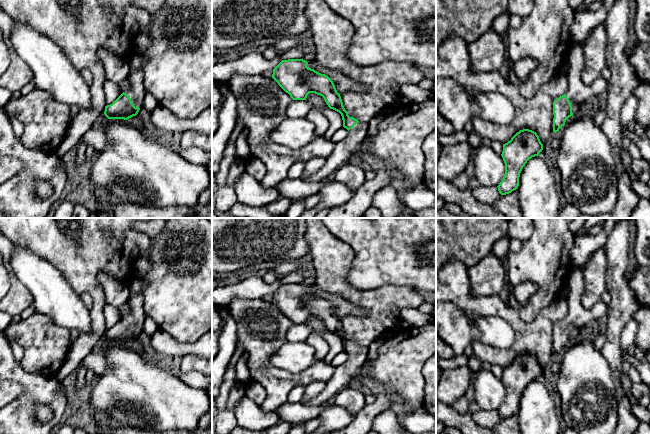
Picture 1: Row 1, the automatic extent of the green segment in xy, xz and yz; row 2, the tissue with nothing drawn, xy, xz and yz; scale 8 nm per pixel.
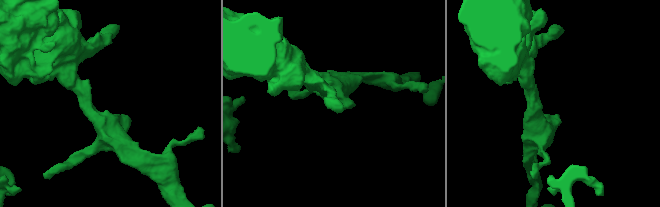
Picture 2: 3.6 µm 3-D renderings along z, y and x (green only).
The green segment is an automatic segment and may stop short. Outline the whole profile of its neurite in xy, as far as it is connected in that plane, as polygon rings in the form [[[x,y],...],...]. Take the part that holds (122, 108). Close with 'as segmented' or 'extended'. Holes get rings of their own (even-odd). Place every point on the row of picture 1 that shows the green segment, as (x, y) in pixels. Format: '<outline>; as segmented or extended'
[[[130,69],[126,79],[130,83],[130,88],[124,91],[112,104],[105,106],[104,114],[108,119],[127,120],[136,116],[142,108],[146,92],[143,72]]]; extended

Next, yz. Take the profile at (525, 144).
[[[523,129],[517,132],[510,141],[503,144],[502,158],[505,163],[505,175],[499,183],[498,191],[506,195],[519,186],[520,173],[529,159],[538,156],[543,150],[536,132]]]; as segmented

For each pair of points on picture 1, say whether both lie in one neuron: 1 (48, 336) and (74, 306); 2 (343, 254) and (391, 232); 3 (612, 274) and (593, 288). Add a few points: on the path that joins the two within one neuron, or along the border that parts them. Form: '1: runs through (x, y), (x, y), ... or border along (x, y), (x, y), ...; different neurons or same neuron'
1: border along (37, 312), (45, 314), (58, 325), (69, 330); different neurons
2: border along (334, 235), (346, 242), (354, 252), (349, 272); different neurons
3: border along (606, 254), (607, 290); different neurons

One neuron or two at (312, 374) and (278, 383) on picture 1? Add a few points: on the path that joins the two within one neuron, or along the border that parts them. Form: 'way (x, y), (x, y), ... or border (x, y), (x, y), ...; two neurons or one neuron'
way (304, 378), (286, 381); one neuron

